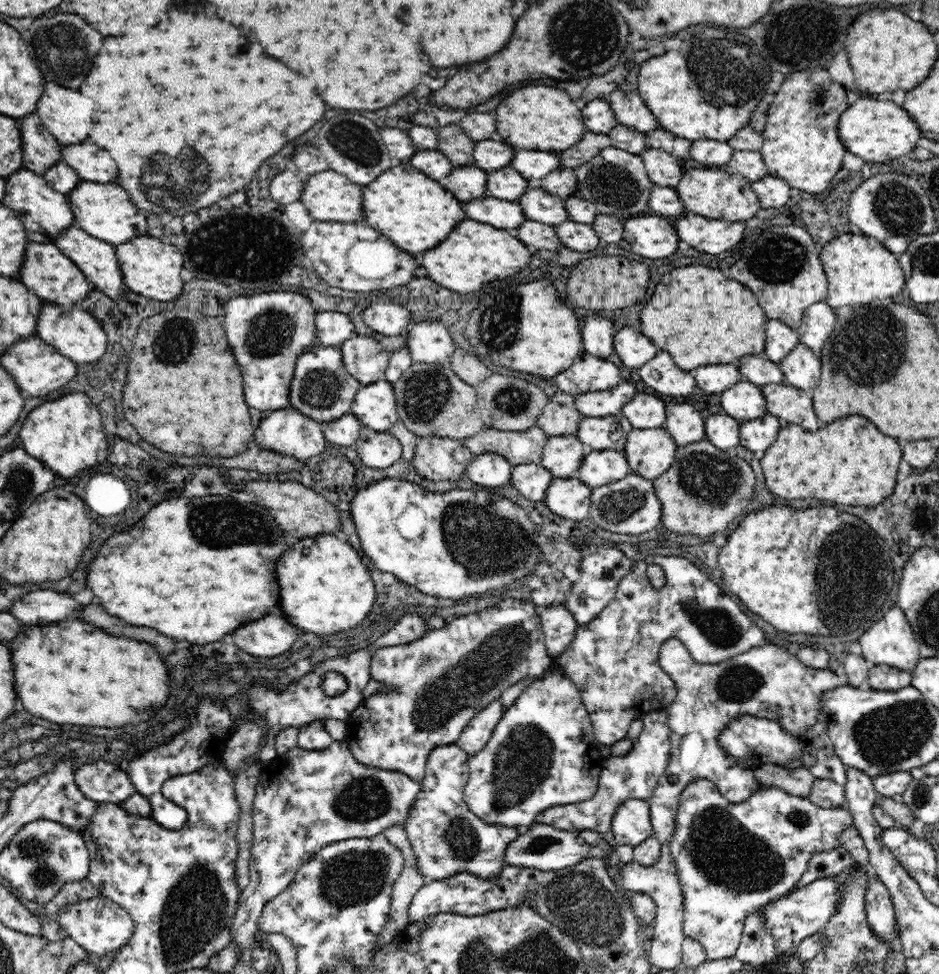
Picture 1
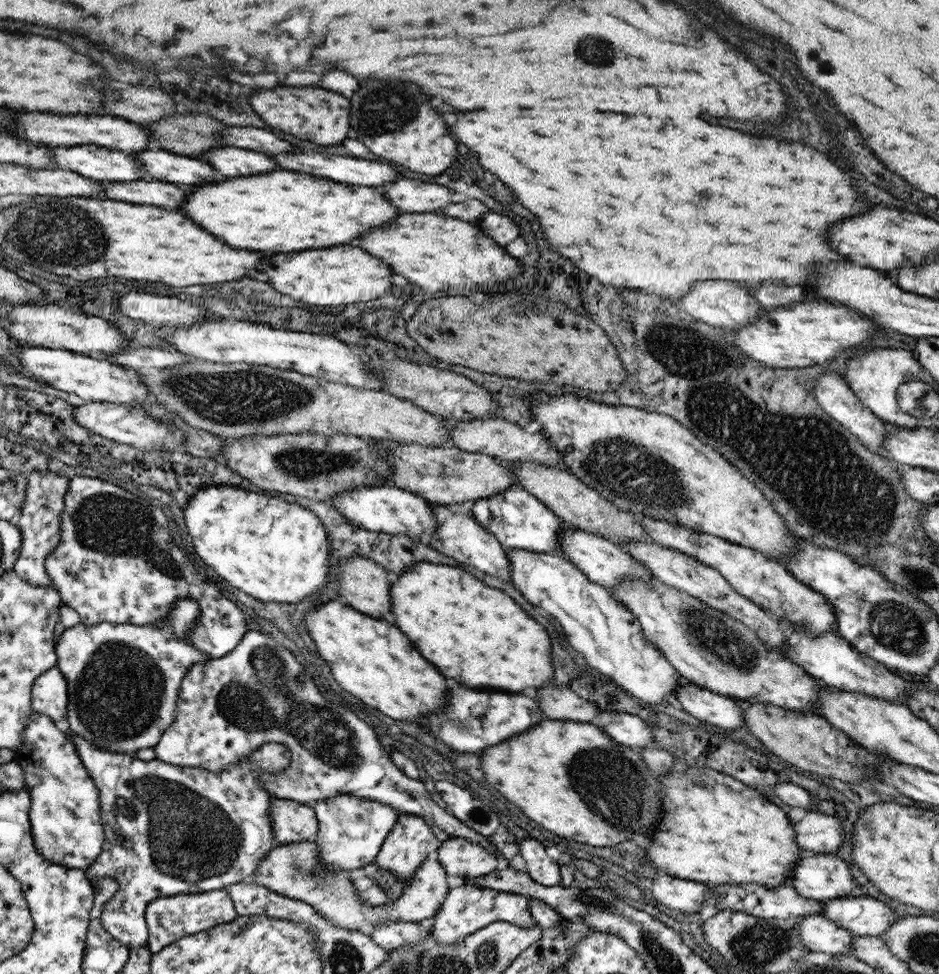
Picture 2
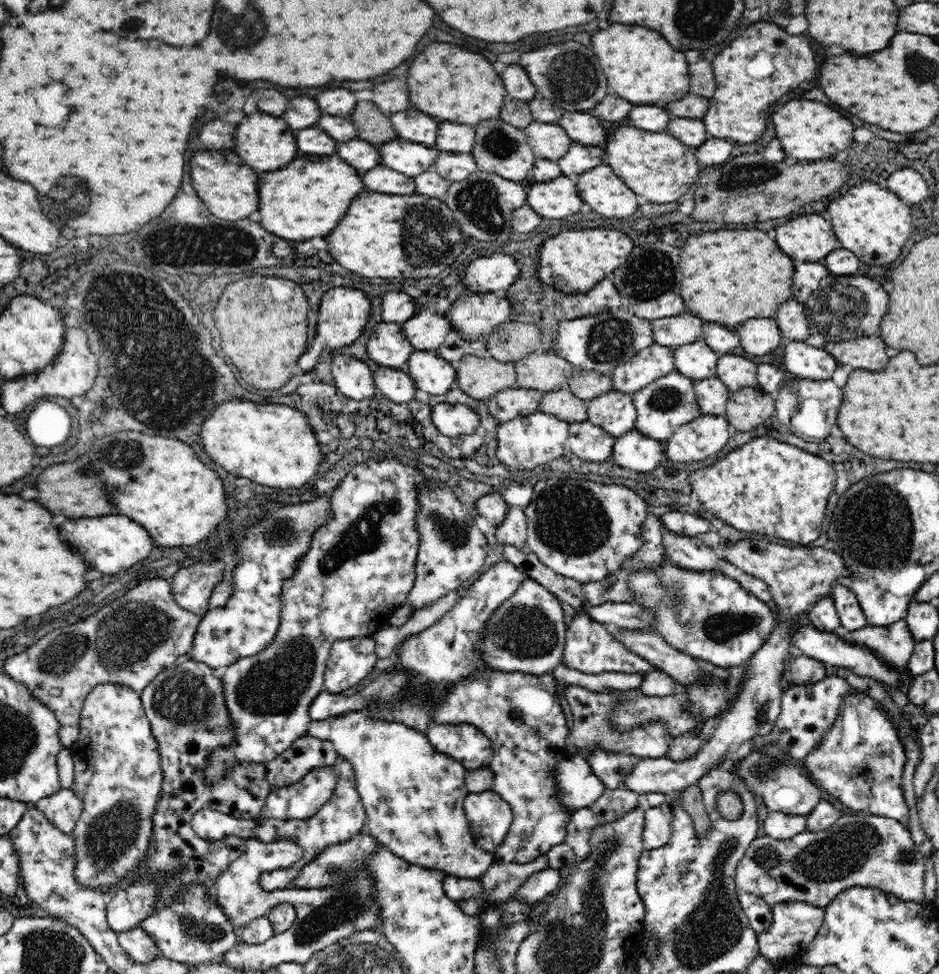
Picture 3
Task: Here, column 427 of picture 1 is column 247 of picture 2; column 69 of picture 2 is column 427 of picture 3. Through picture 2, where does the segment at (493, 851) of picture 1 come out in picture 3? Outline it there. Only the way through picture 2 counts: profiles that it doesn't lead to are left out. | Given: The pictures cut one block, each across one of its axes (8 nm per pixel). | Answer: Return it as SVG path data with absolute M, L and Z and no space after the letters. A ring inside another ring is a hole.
M436 723L426 735L436 752L459 761L467 772L486 770L492 762L492 741L475 725Z

